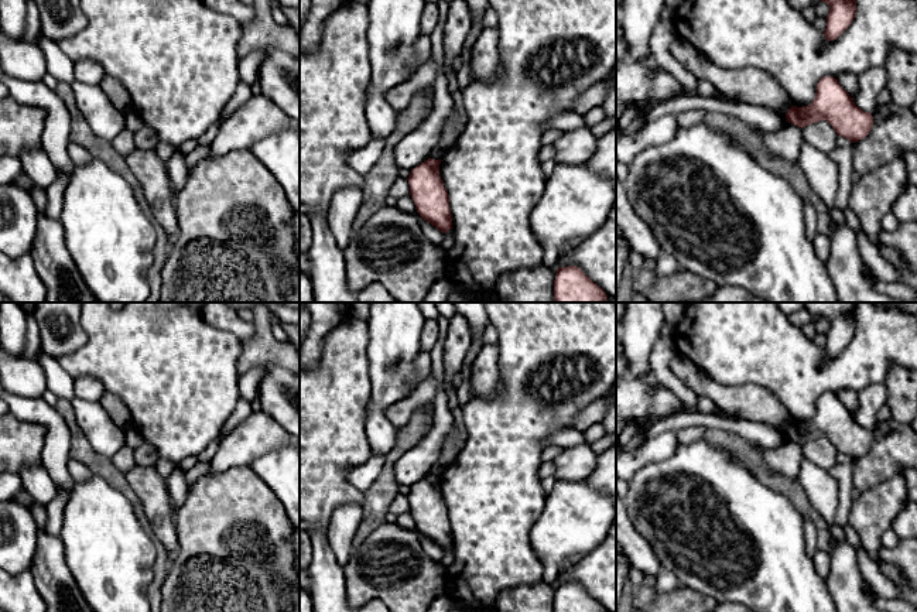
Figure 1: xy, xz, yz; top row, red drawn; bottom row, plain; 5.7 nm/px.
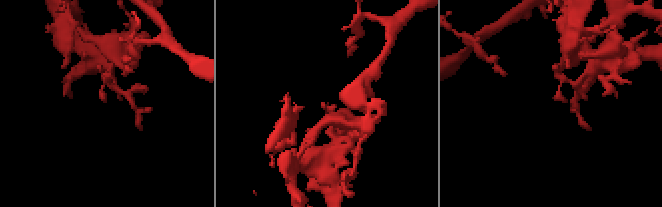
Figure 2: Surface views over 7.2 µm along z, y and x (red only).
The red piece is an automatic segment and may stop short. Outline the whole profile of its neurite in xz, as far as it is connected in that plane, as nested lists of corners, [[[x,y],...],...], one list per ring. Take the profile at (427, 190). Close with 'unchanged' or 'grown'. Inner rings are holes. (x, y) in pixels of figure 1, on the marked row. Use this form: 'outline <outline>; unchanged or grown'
outline [[[428,158],[411,170],[407,181],[420,216],[446,233],[452,229],[449,196],[439,175],[441,160]]]; unchanged

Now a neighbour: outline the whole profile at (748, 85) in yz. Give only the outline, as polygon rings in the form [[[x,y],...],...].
[[[680,35],[671,42],[670,52],[697,81],[714,83],[726,98],[736,99],[739,103],[770,107],[781,114],[791,107],[783,86],[757,68],[721,69]]]

